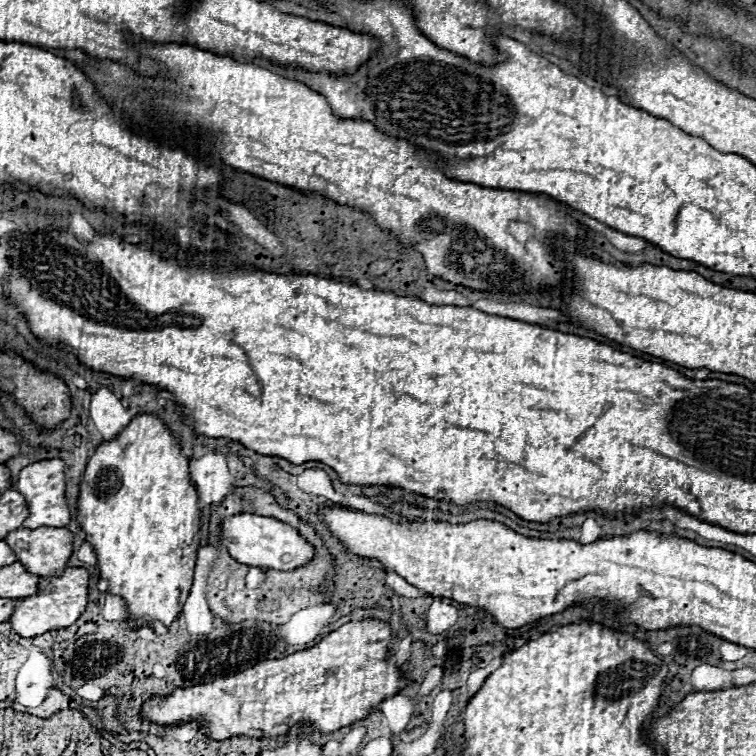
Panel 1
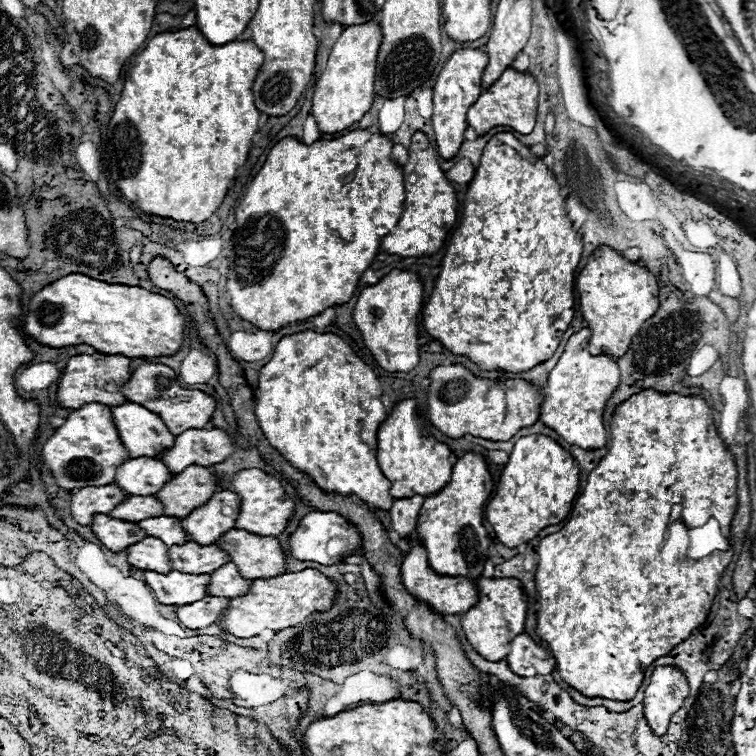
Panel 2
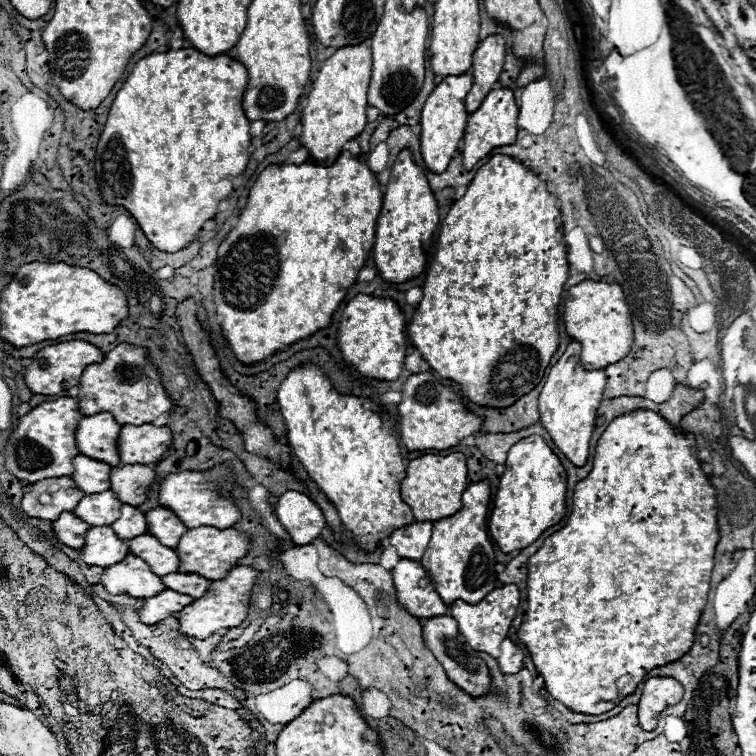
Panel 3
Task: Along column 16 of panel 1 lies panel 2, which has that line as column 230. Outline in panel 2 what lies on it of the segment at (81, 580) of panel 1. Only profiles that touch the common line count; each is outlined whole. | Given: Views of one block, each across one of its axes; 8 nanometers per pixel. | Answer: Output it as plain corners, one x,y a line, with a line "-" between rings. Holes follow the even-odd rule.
306,568
302,572
286,572
276,578
256,578
252,580
248,594
230,600
230,606
222,612
218,626
238,638
258,636
264,630
278,632
290,626
298,626
312,612
328,610
334,602
334,596
336,584
312,568

